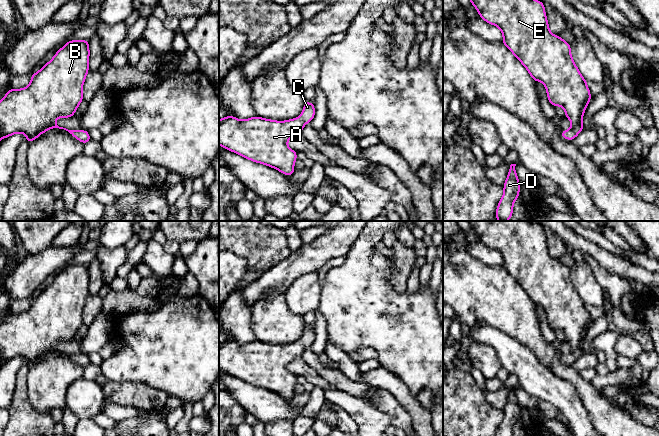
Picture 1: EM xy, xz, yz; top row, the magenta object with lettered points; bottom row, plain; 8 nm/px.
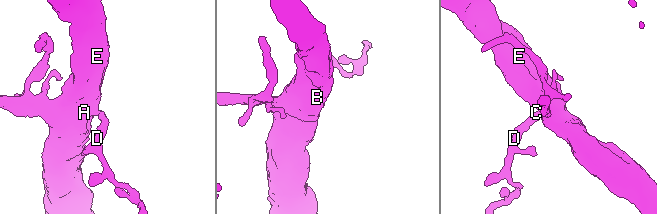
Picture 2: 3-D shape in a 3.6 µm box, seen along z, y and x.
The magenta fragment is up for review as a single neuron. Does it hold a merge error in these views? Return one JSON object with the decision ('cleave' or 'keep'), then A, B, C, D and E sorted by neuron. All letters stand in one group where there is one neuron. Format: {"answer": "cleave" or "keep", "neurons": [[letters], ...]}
{"answer": "keep", "neurons": [["A", "B", "C", "D", "E"]]}

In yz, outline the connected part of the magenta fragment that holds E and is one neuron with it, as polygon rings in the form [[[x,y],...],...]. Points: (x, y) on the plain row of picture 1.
[[[531,221],[468,222],[484,245],[502,255],[502,267],[523,288],[533,305],[544,308],[551,329],[564,332],[571,352],[561,354],[561,361],[569,365],[575,363],[584,353],[582,343],[592,321],[586,304],[571,280],[570,268],[550,256],[543,226]]]

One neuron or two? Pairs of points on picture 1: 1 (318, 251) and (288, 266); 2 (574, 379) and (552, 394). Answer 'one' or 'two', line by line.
1: one
2: two

